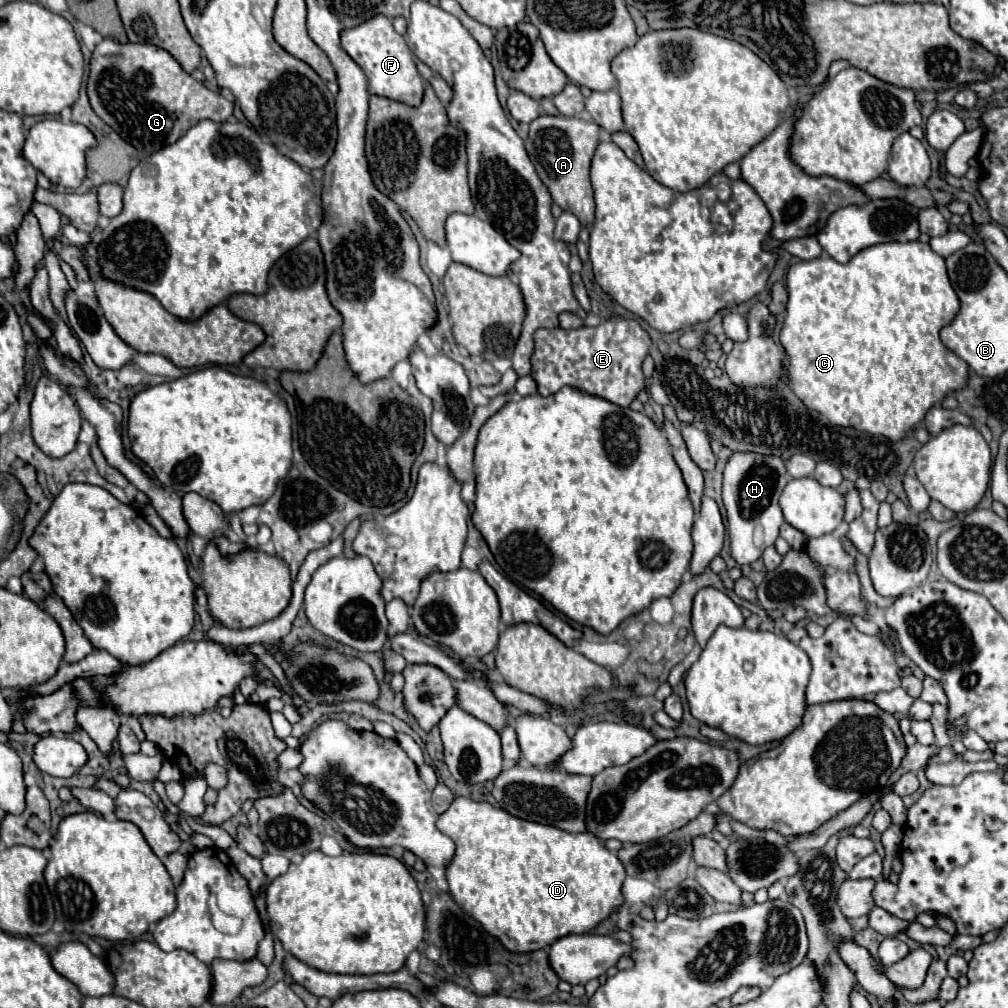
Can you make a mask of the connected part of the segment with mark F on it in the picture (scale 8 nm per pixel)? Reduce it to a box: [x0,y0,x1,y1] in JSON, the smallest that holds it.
[341,15,423,107]

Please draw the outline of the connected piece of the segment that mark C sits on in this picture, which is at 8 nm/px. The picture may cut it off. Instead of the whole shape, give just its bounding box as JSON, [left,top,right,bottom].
[779,241,969,439]

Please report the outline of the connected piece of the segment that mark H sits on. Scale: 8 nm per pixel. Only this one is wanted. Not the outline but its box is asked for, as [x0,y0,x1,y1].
[723,451,789,565]

